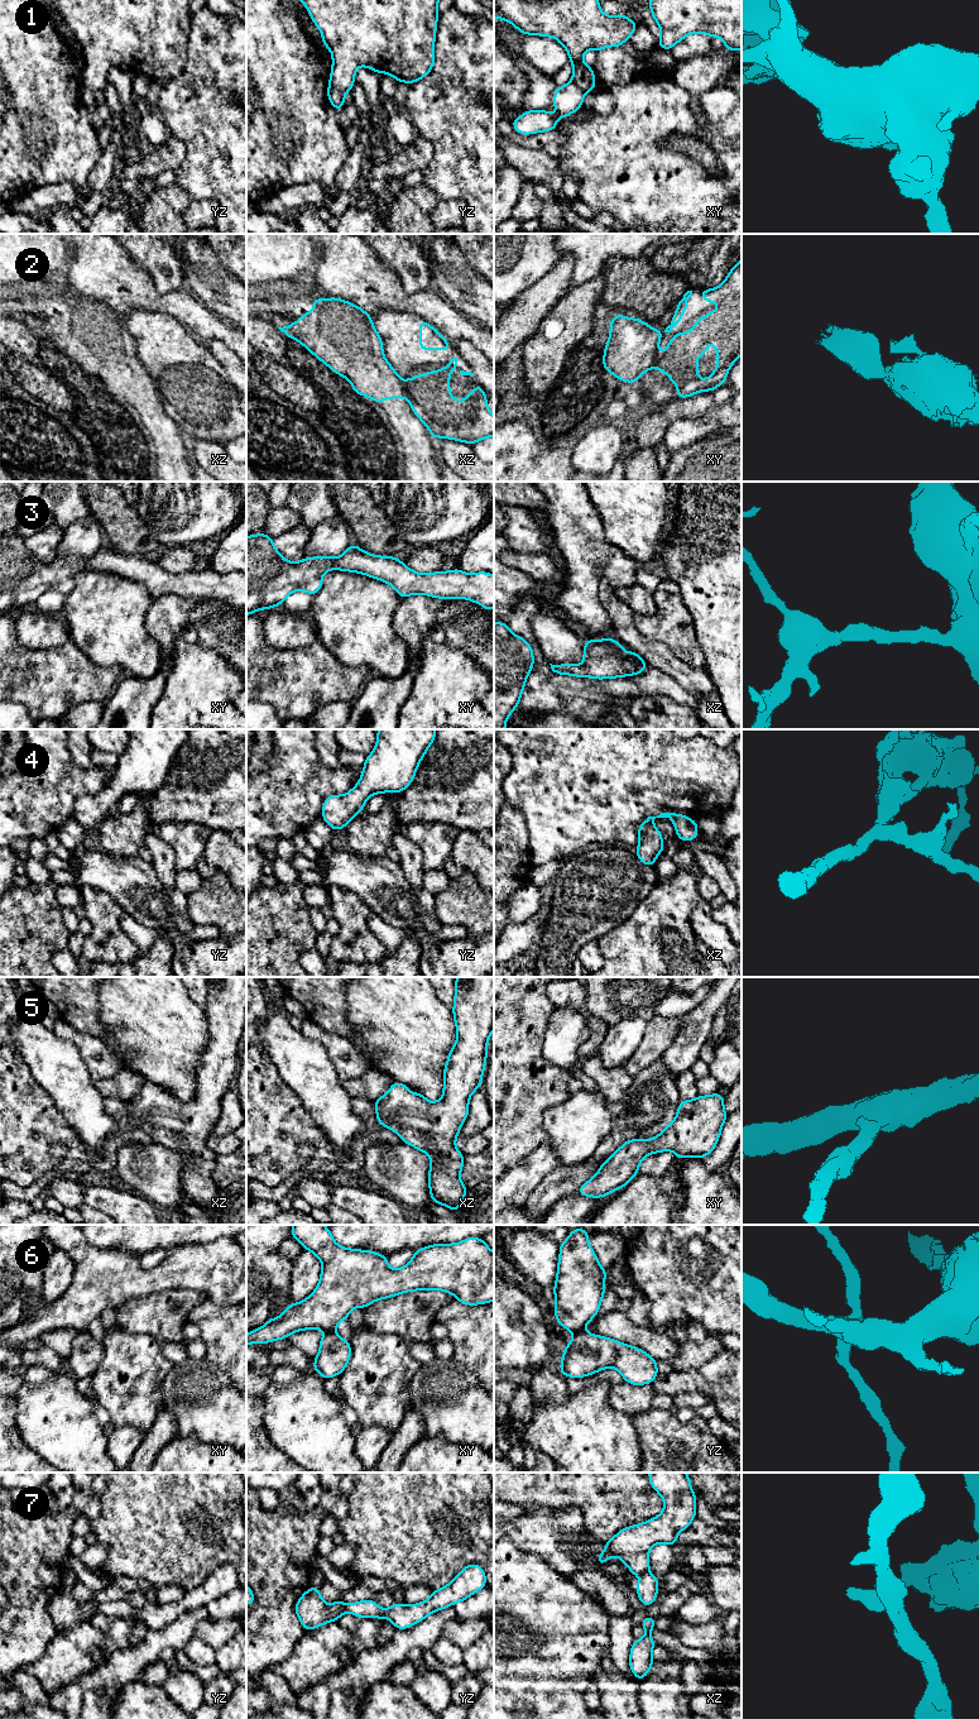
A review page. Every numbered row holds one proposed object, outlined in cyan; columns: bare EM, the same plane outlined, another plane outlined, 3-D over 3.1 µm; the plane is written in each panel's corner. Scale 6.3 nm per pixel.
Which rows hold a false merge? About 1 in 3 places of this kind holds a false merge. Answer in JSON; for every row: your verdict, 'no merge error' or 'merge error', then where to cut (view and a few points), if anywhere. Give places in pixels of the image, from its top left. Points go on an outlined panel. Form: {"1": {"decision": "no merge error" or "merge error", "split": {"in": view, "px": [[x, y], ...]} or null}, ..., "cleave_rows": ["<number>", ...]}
{"1": {"decision": "merge error", "split": {"in": "yz", "px": [[330, 84], [345, 92]]}}, "2": {"decision": "merge error", "split": {"in": "xz", "px": [[402, 382], [407, 397]]}}, "3": {"decision": "no merge error", "split": null}, "4": {"decision": "no merge error", "split": null}, "5": {"decision": "no merge error", "split": null}, "6": {"decision": "merge error", "split": {"in": "xy", "px": [[334, 1330], [325, 1332]]}}, "7": {"decision": "merge error", "split": {"in": "yz", "px": [[346, 1605], [349, 1610]]}}, "cleave_rows": ["1", "2", "6", "7"]}

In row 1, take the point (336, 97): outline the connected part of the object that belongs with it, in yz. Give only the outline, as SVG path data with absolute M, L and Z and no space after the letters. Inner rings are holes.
M332 85L327 87L327 95L330 104L333 106L335 110L340 111L344 102L345 102L345 94L344 91L337 90Z

